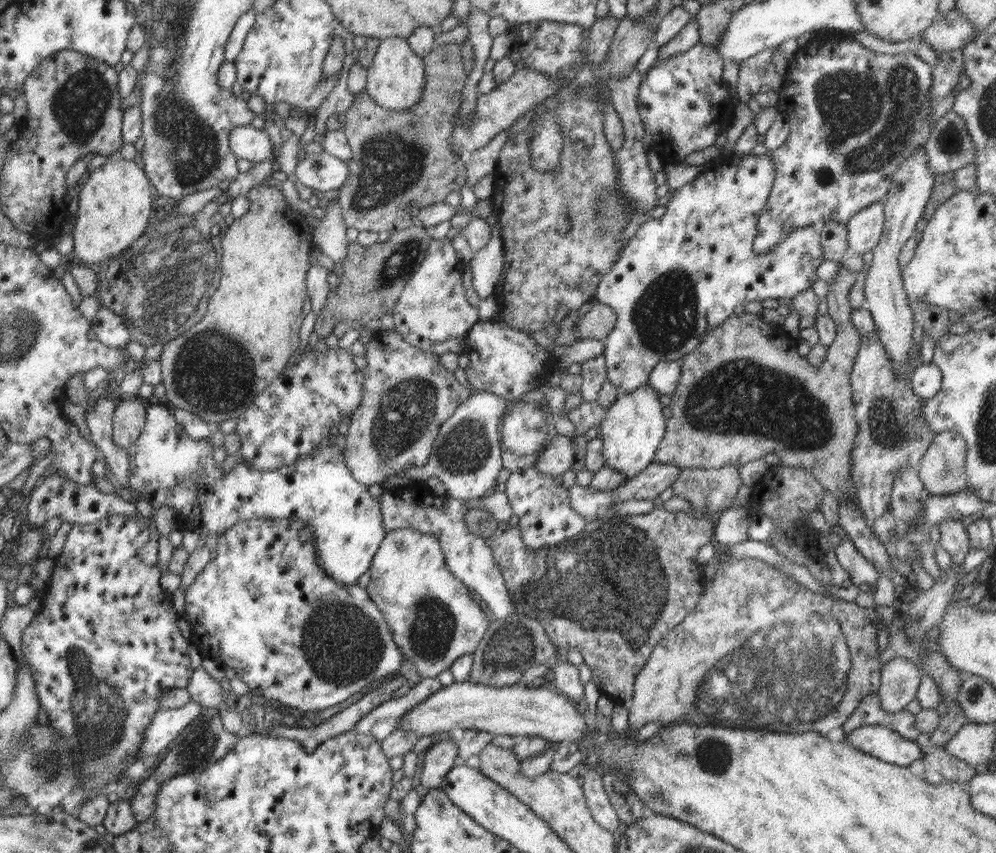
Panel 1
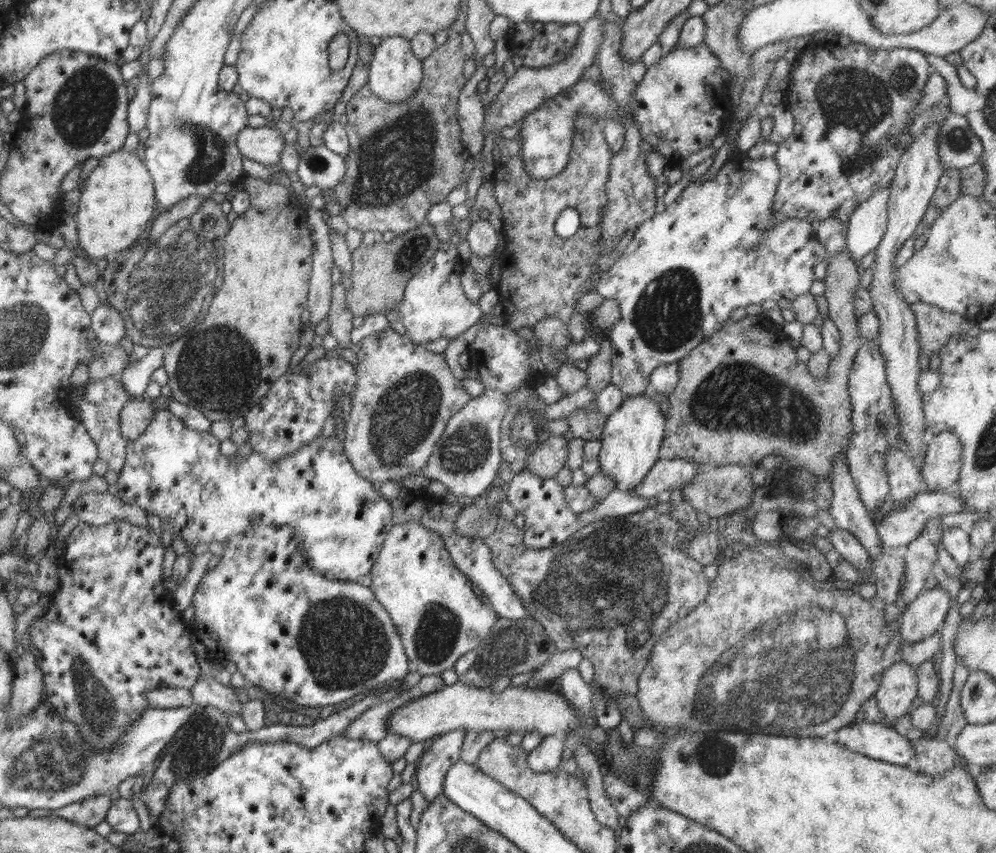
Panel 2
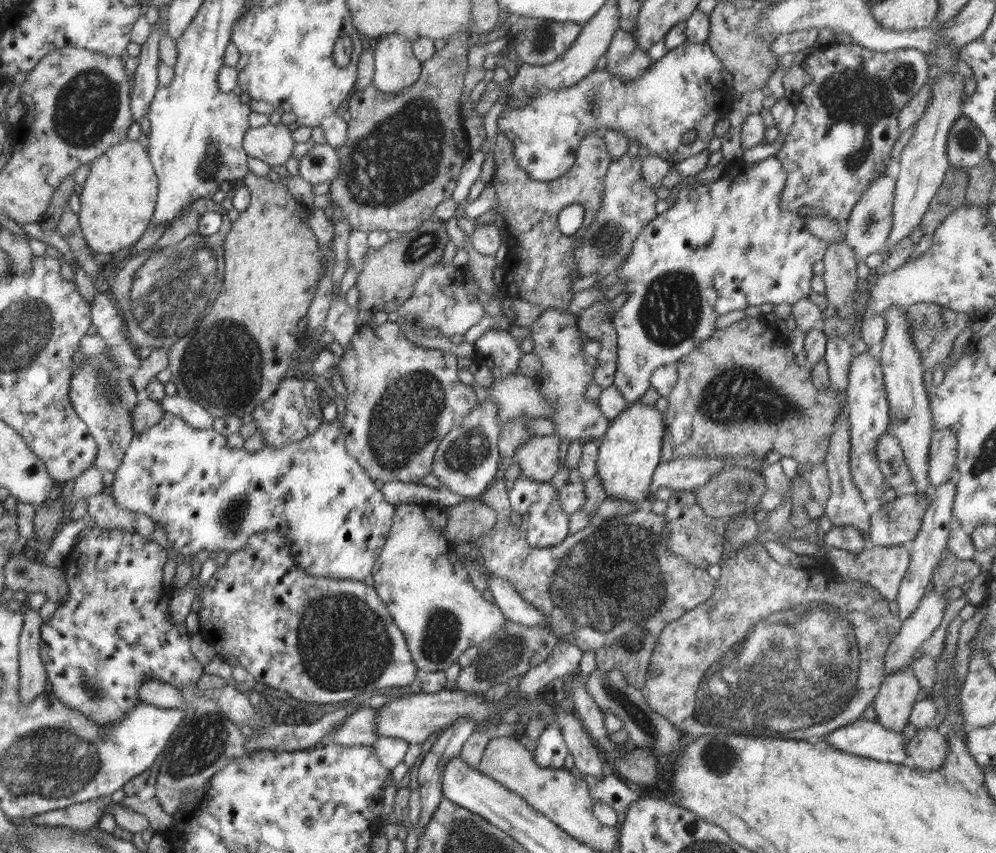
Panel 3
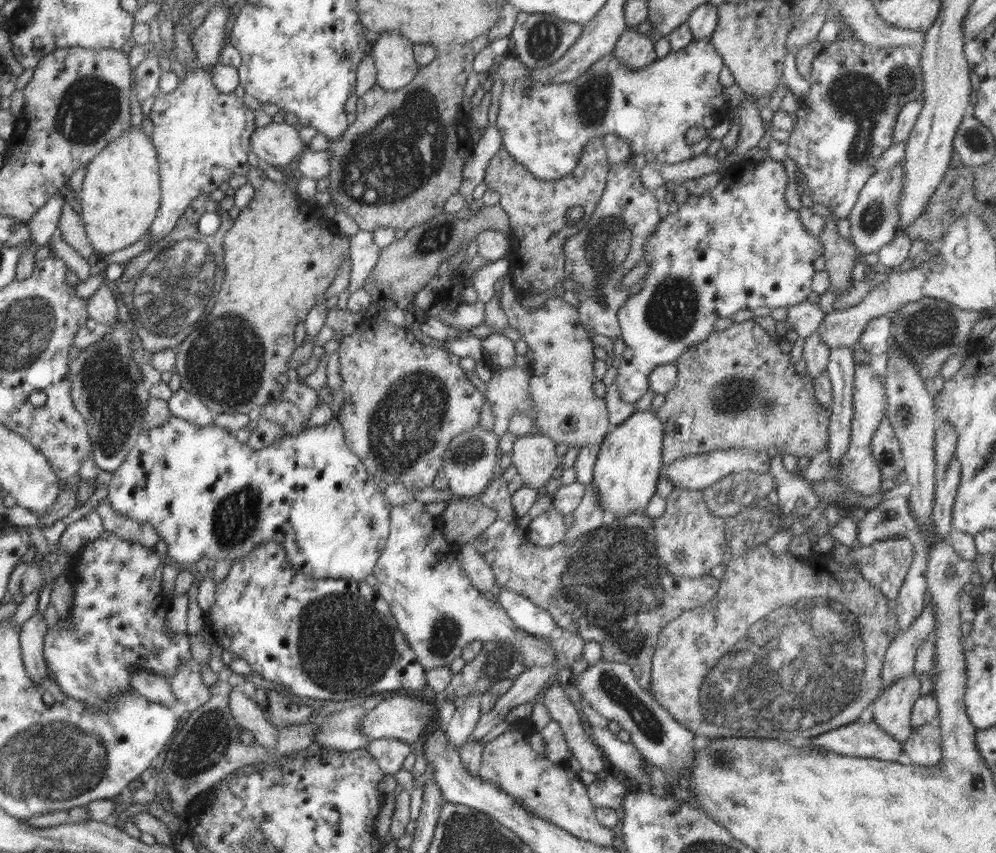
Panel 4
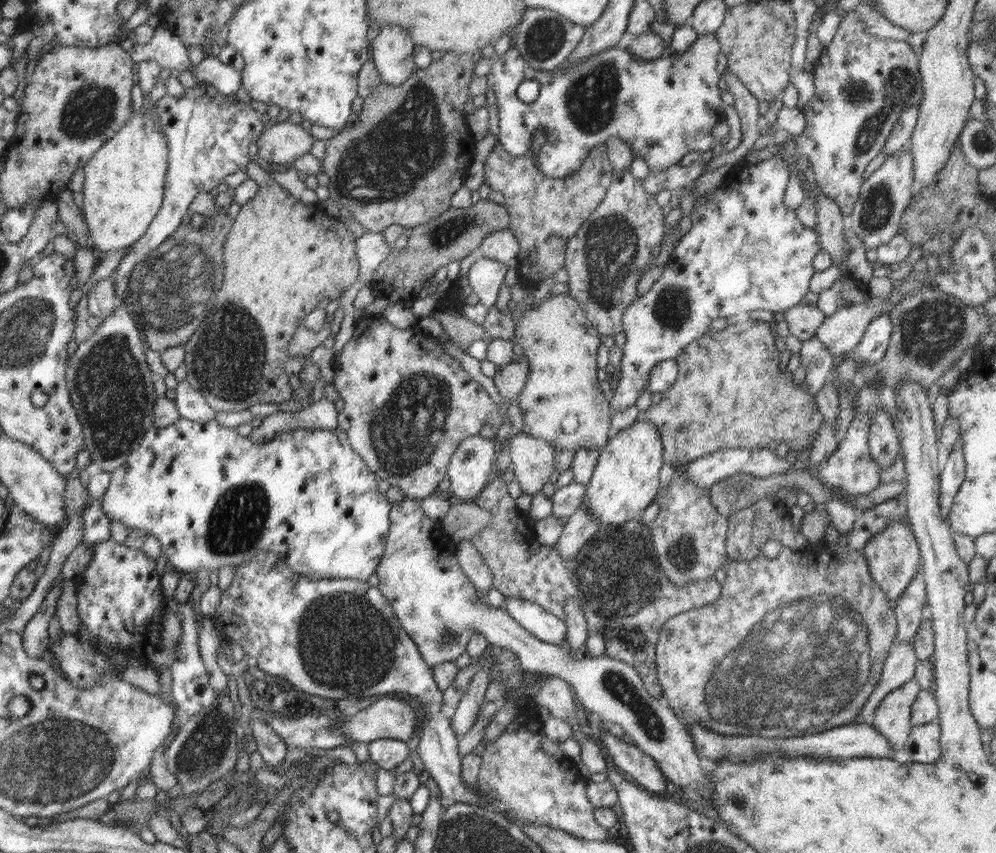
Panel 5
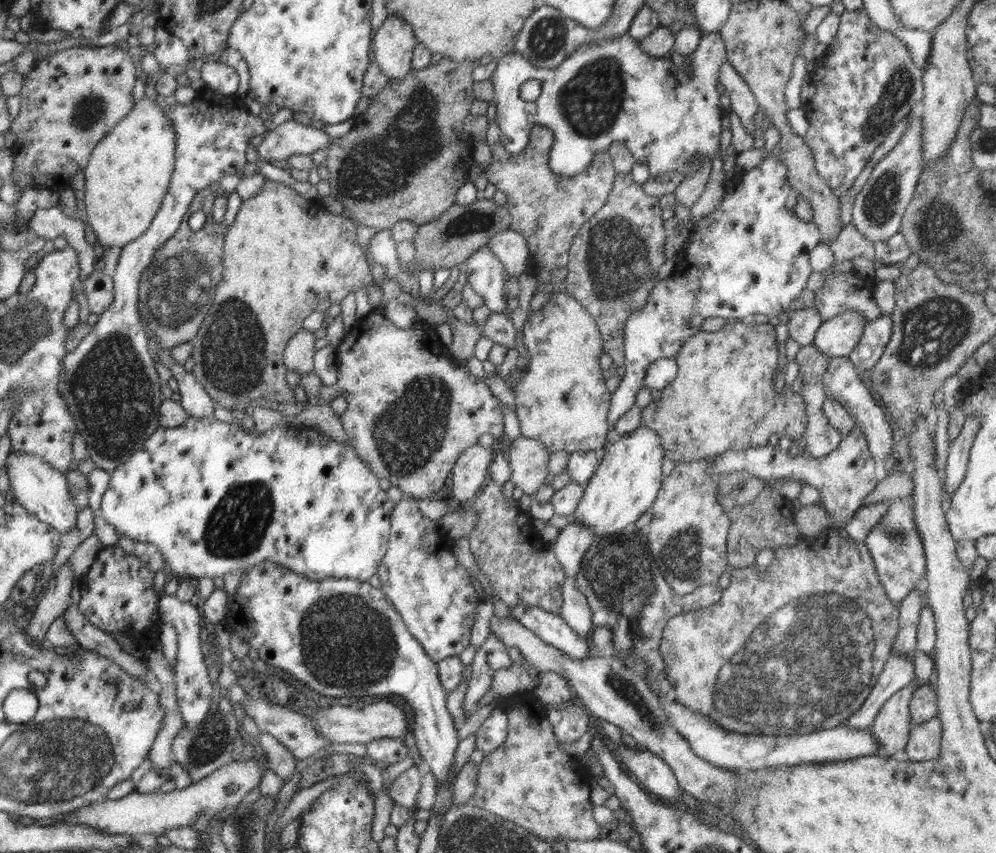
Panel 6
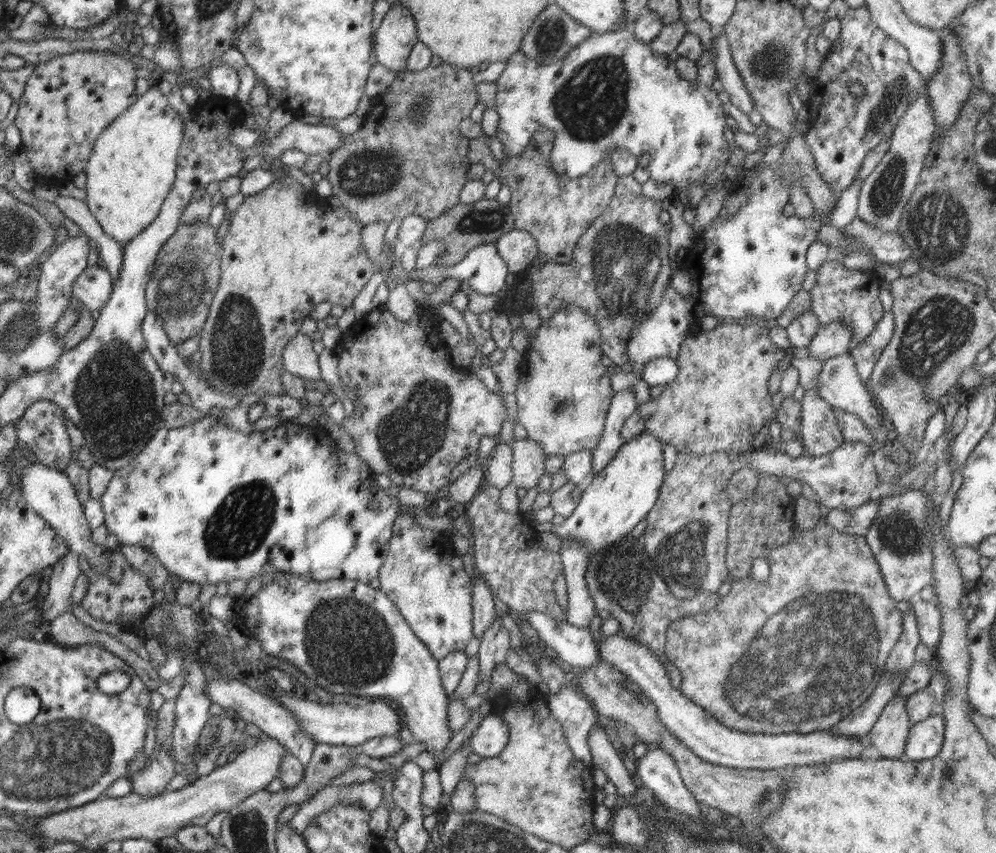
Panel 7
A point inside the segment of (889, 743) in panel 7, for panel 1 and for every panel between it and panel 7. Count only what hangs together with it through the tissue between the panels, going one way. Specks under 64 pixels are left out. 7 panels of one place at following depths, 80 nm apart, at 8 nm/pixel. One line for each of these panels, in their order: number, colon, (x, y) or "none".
1: (900, 678)
2: (898, 688)
3: (894, 701)
4: (892, 710)
5: (893, 716)
6: (891, 728)

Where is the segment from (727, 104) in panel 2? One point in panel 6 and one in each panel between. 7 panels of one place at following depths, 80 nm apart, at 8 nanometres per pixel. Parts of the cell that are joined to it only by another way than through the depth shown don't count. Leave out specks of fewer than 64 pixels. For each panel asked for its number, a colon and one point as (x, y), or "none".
3: (684, 90)
4: (544, 127)
5: (663, 109)
6: (611, 91)

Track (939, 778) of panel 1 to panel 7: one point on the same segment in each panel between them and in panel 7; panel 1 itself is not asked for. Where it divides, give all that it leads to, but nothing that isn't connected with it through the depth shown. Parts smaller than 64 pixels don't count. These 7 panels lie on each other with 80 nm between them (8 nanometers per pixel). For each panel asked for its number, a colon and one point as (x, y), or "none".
2: (934, 757)
3: (928, 748)
4: (923, 746)
5: (923, 746)
6: (924, 743)
7: (925, 739)

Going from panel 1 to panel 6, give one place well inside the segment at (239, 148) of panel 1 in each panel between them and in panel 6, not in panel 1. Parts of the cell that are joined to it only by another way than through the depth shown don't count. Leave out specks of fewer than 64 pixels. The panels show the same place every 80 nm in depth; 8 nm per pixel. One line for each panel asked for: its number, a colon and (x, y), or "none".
2: (263, 144)
3: (273, 144)
4: (278, 144)
5: (282, 143)
6: (279, 142)

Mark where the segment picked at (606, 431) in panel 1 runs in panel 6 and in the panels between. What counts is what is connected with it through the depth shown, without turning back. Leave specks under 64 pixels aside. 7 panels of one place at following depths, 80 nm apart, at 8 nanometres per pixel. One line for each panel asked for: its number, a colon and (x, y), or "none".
2: (630, 441)
3: (630, 450)
4: (627, 468)
5: (625, 481)
6: (629, 475)

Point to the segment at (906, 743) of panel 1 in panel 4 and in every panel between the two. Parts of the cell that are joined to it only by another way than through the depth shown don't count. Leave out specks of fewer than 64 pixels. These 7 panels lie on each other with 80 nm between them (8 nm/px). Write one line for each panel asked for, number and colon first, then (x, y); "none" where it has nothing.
2: (878, 741)
3: (867, 738)
4: (860, 739)

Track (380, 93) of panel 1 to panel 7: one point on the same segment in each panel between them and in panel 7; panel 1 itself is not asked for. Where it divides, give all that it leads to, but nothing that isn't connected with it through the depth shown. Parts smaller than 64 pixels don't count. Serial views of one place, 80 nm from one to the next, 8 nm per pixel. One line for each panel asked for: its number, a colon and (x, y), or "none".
2: (395, 73)
3: (396, 67)
4: (392, 52)
5: (392, 50)
6: (393, 44)
7: (393, 41)

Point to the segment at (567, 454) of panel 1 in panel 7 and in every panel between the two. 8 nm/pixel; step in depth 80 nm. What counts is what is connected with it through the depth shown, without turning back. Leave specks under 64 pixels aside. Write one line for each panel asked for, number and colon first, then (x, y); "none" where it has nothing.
2: (548, 458)
3: (538, 459)
4: (534, 456)
5: (532, 458)
6: (528, 458)
7: (528, 464)

